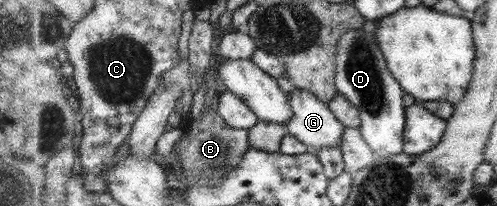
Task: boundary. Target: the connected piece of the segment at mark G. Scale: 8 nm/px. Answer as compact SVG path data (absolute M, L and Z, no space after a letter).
M295 88L288 95L293 109L293 118L285 125L289 134L299 138L314 153L321 148L343 145L343 134L348 128L328 103L309 90Z

